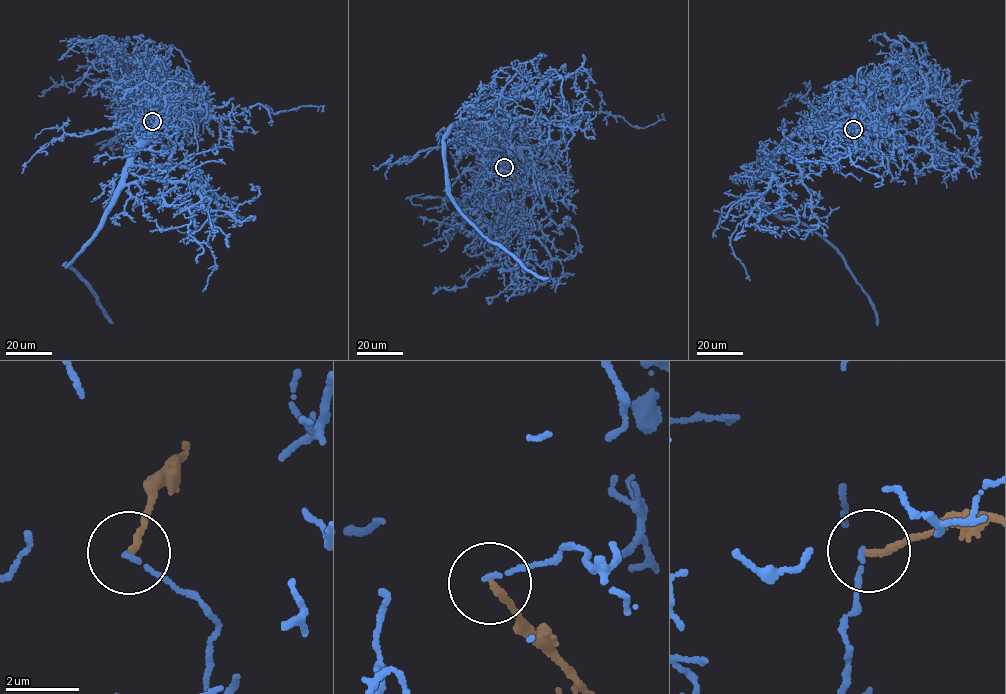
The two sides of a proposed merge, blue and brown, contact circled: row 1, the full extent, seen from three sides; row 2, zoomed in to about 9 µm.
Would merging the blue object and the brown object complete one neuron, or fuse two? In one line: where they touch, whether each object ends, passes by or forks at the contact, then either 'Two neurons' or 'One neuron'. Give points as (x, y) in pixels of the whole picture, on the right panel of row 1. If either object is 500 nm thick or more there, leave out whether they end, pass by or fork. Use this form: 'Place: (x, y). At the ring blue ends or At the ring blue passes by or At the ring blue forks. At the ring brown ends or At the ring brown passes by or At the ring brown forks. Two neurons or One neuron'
Place: (853, 129). At the ring blue ends. At the ring brown ends. Two neurons

